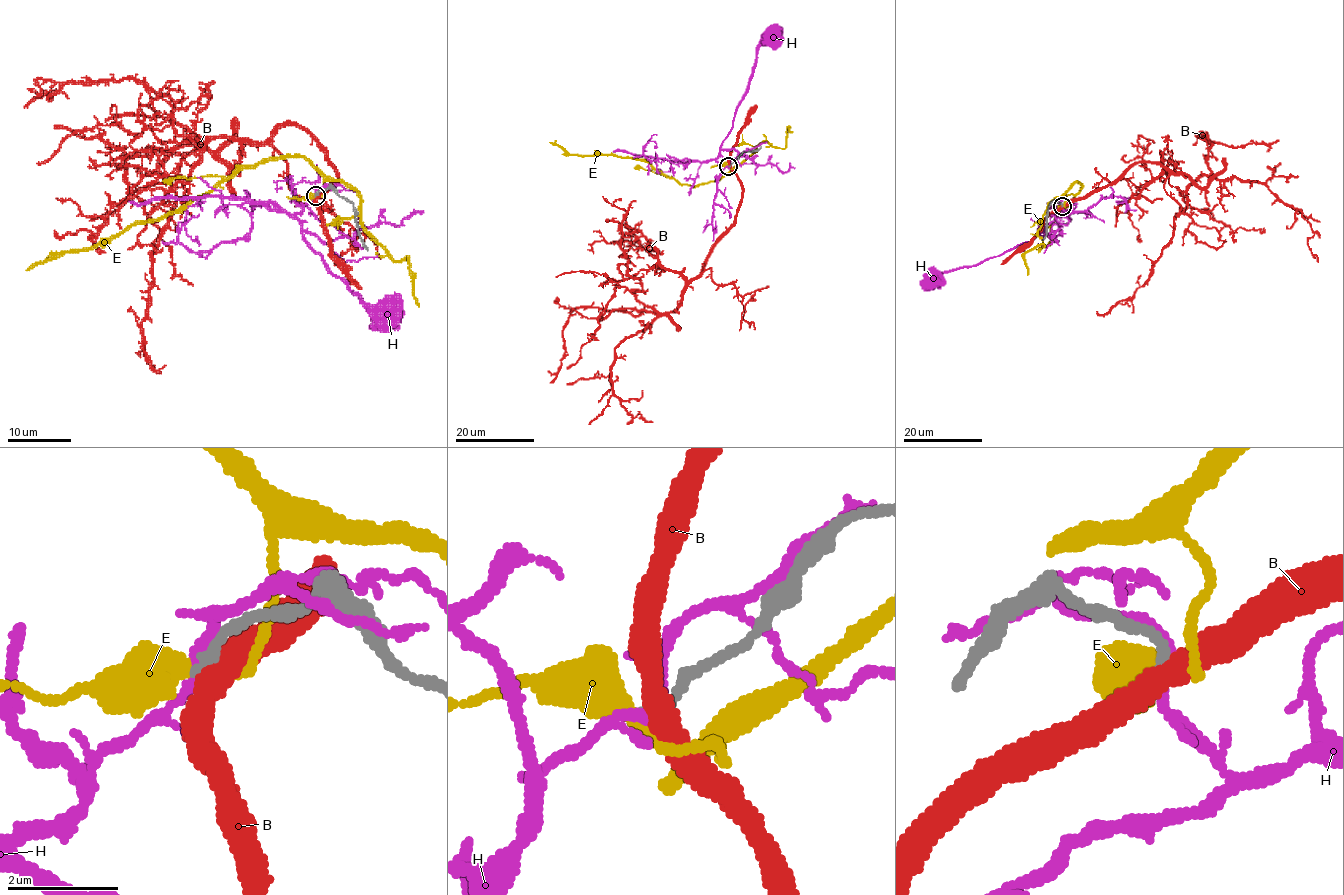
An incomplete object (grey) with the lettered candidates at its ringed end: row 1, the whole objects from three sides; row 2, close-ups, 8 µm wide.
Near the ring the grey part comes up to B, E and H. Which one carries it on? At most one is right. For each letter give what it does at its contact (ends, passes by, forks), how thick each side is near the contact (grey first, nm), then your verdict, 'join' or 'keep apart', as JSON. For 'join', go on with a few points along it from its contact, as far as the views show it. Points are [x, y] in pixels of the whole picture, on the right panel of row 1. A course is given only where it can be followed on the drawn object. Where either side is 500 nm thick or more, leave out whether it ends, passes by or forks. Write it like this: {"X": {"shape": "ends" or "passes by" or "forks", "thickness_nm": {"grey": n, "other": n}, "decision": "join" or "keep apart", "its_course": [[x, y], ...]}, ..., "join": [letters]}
{"B": {"shape": "passes by", "thickness_nm": {"grey": 190, "other": 440}, "decision": "keep apart"}, "E": {"shape": "passes by", "thickness_nm": {"grey": 180, "other": 440}, "decision": "keep apart"}, "H": {"shape": "passes by", "thickness_nm": {"grey": 200, "other": 190}, "decision": "keep apart"}, "join": []}

